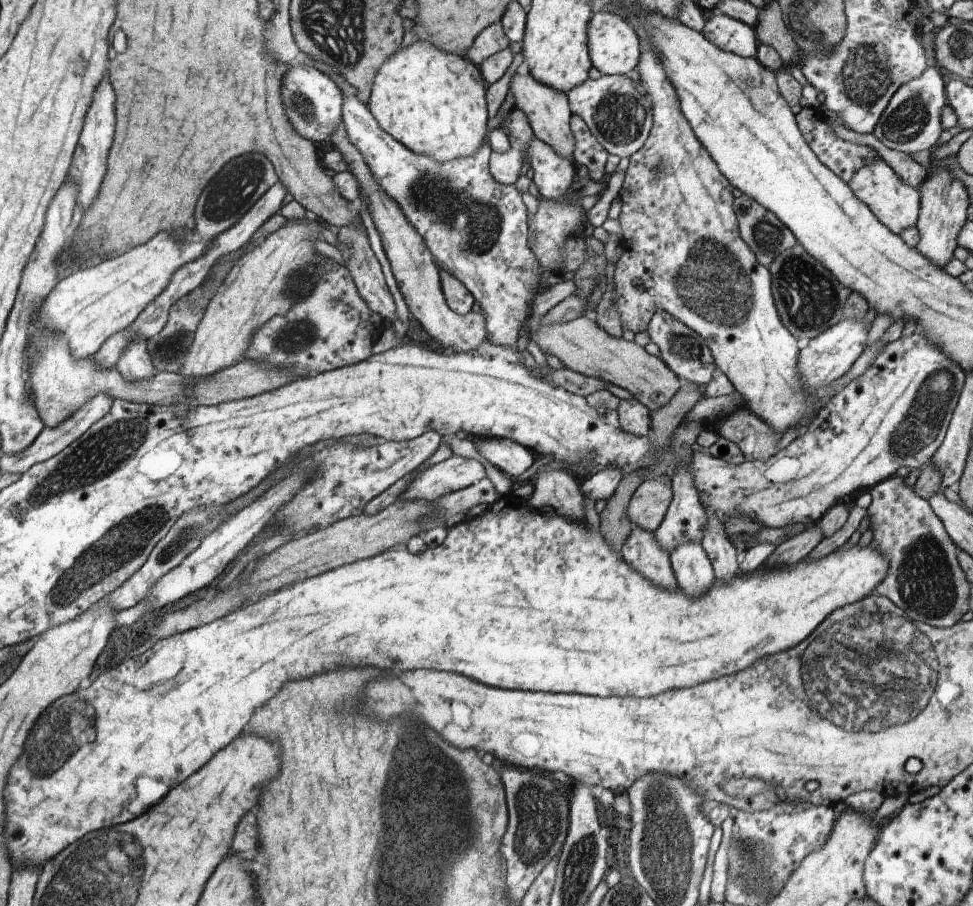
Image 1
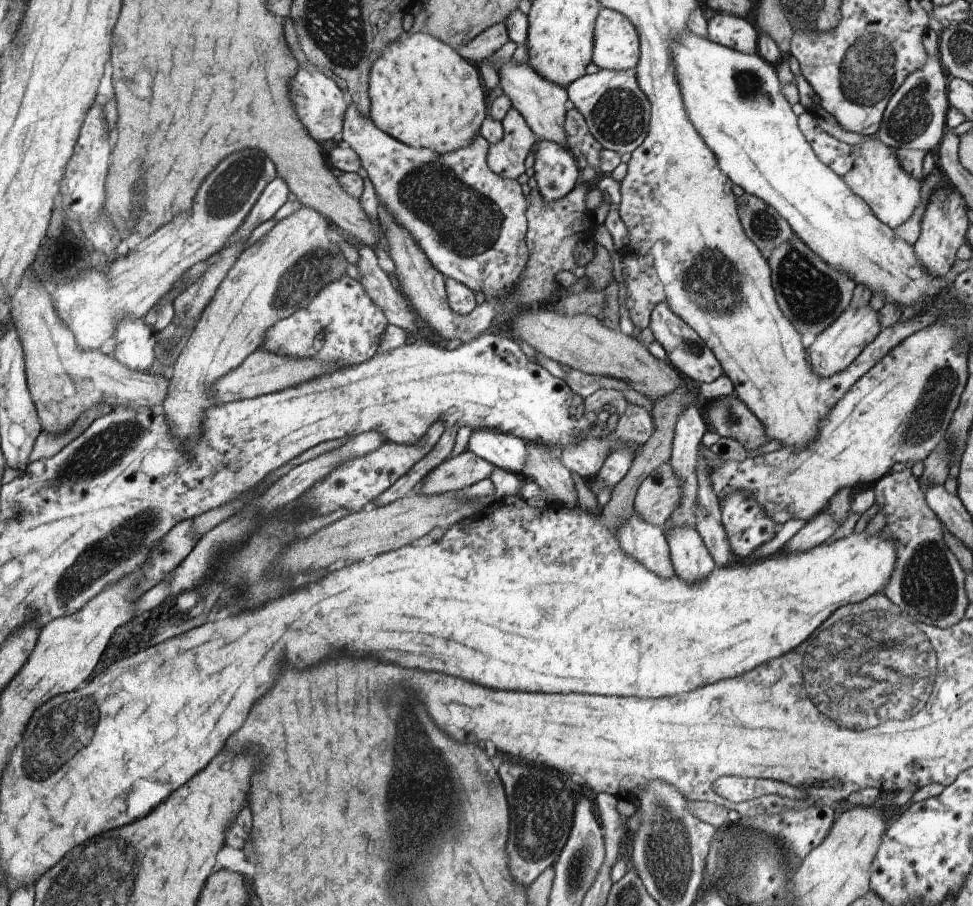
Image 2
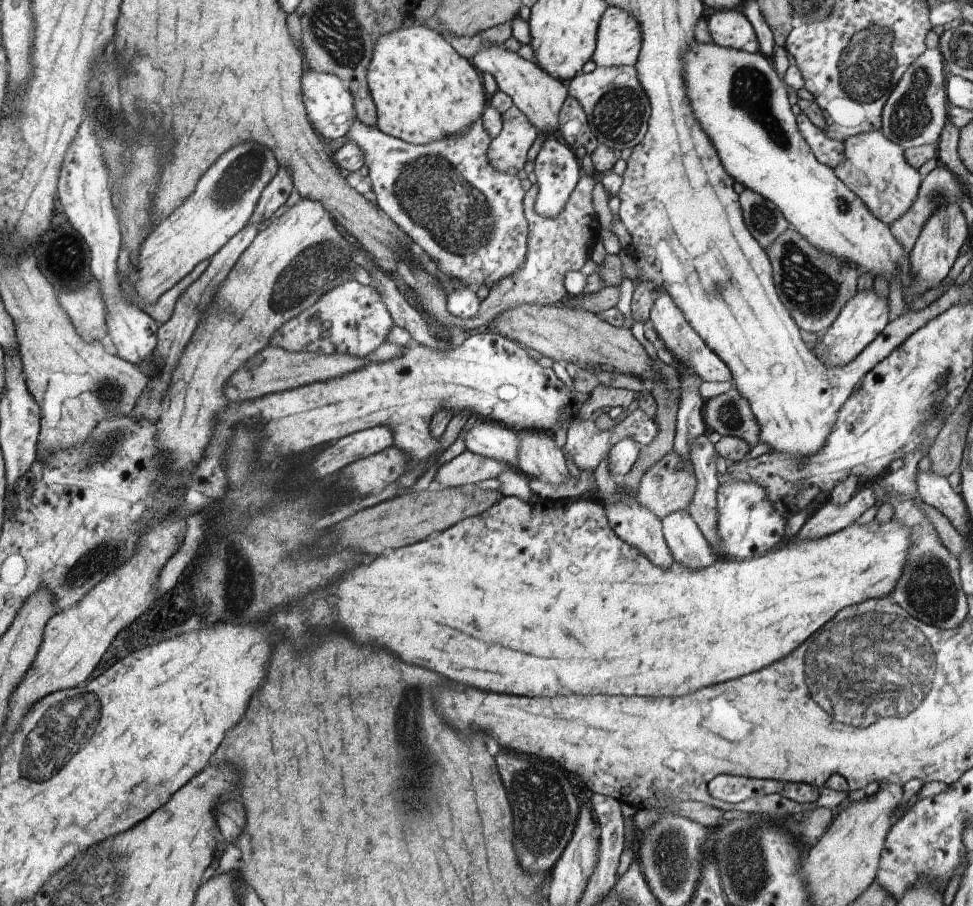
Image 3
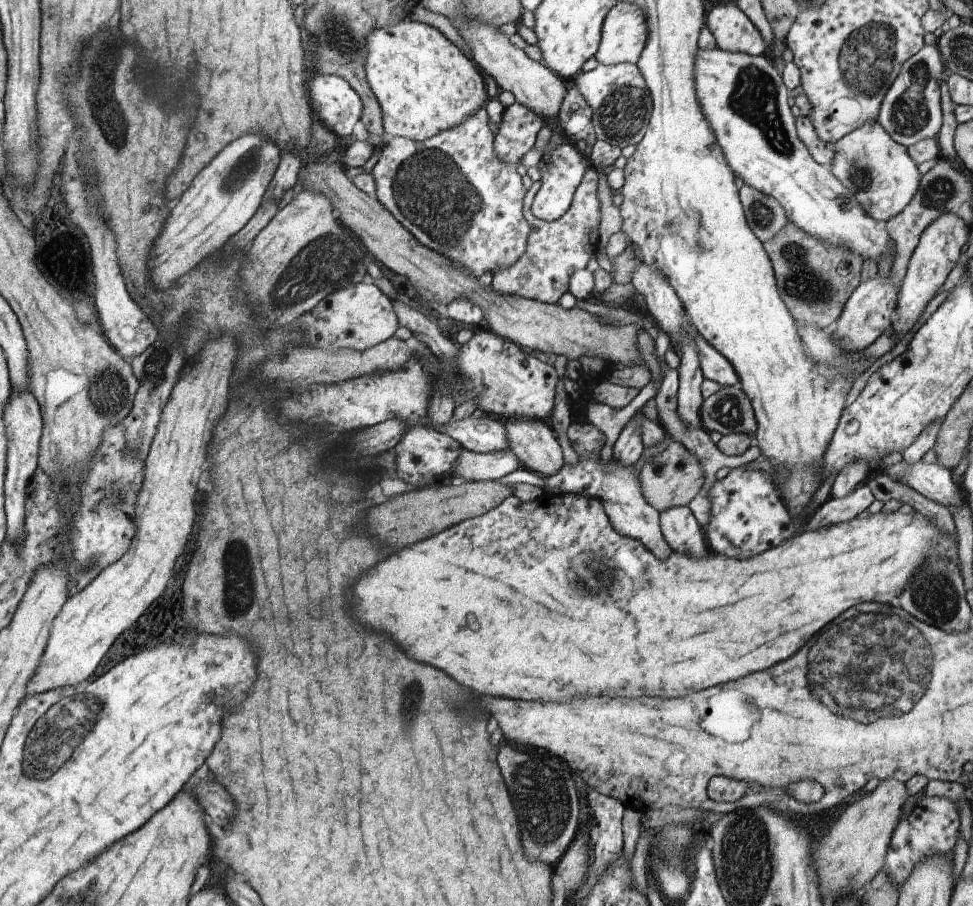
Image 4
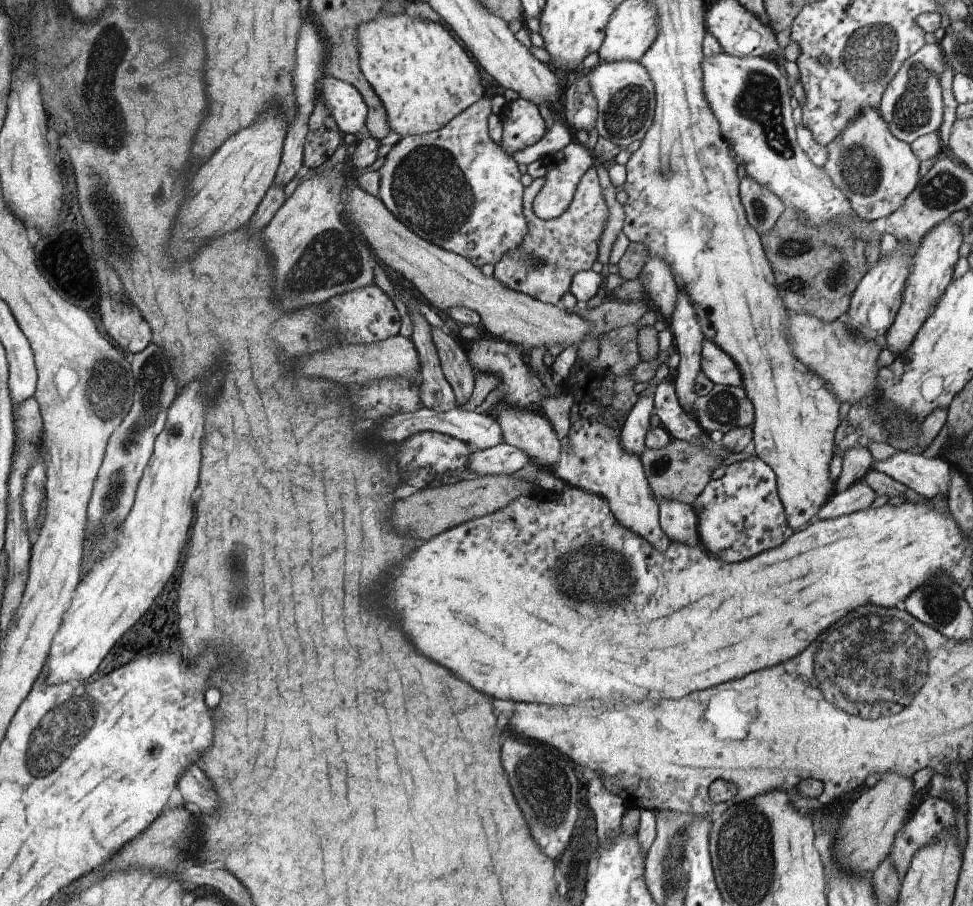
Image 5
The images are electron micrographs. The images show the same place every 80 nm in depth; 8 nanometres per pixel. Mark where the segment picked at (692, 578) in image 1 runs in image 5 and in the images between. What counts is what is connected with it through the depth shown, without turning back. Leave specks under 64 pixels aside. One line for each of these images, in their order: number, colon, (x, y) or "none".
2: (690, 558)
3: (687, 544)
4: (682, 532)
5: (679, 521)

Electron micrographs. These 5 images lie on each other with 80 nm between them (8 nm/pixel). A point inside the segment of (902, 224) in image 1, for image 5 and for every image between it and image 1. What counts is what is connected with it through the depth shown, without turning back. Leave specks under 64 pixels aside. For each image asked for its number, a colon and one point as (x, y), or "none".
2: (876, 176)
3: (875, 169)
4: (878, 171)
5: (876, 172)

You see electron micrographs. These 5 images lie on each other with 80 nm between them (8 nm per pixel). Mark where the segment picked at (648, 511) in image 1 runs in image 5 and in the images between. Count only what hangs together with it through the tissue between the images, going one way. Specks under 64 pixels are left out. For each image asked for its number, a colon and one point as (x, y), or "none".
2: (658, 495)
3: (669, 485)
4: (672, 479)
5: (680, 471)

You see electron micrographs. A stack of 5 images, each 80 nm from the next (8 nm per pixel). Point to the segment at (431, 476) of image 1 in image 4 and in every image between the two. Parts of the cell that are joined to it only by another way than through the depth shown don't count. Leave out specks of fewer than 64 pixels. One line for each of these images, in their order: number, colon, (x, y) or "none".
2: (455, 475)
3: (467, 469)
4: (471, 466)

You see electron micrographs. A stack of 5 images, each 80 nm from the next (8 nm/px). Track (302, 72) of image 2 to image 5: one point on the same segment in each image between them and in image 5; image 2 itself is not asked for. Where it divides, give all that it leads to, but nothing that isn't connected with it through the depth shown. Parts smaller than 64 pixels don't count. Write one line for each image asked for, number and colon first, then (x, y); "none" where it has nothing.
3: (331, 108)
4: (337, 104)
5: (348, 107)

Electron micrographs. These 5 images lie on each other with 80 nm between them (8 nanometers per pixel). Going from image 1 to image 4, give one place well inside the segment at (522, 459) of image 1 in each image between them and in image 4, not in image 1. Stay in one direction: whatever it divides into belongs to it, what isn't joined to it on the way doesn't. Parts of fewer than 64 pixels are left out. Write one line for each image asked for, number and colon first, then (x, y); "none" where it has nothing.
2: (503, 450)
3: (490, 439)
4: (486, 434)

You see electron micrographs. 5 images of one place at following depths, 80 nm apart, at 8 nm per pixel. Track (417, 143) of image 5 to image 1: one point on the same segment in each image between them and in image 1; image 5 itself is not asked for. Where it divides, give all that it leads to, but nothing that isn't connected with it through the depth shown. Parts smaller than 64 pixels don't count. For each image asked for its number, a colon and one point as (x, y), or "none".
1: (476, 228)
2: (471, 222)
3: (454, 205)
4: (452, 192)

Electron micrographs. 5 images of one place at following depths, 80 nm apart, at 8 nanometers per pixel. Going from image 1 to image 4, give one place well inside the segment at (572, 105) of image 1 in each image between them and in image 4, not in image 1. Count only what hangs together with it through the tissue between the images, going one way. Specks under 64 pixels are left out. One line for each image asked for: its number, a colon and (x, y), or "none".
2: (617, 112)
3: (618, 110)
4: (621, 104)

